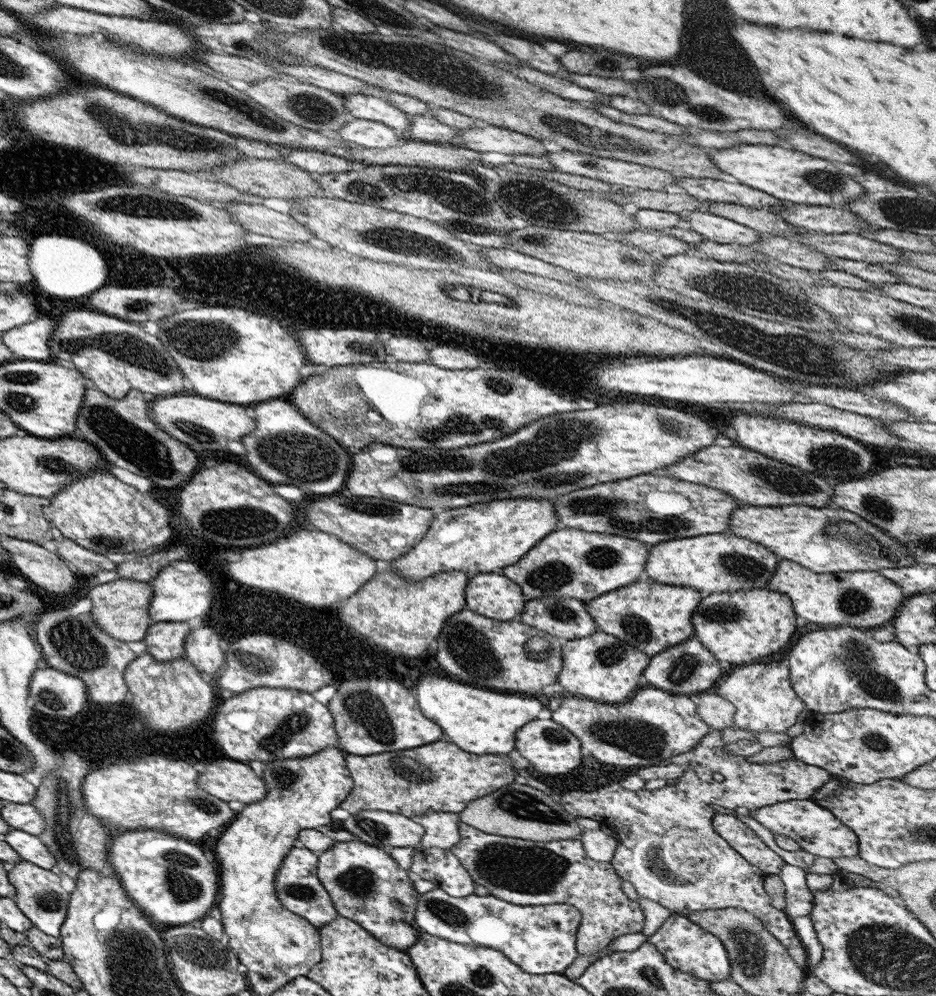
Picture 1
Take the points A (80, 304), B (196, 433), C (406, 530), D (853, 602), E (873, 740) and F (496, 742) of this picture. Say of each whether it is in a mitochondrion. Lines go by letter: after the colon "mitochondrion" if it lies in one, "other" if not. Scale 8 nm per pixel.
A: other
B: other
C: other
D: mitochondrion
E: mitochondrion
F: other

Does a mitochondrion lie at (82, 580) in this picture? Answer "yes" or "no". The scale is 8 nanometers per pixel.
no

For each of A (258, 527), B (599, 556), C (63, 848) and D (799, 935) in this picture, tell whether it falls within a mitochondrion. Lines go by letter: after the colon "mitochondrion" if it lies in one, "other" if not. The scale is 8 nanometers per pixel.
A: mitochondrion
B: mitochondrion
C: other
D: other

